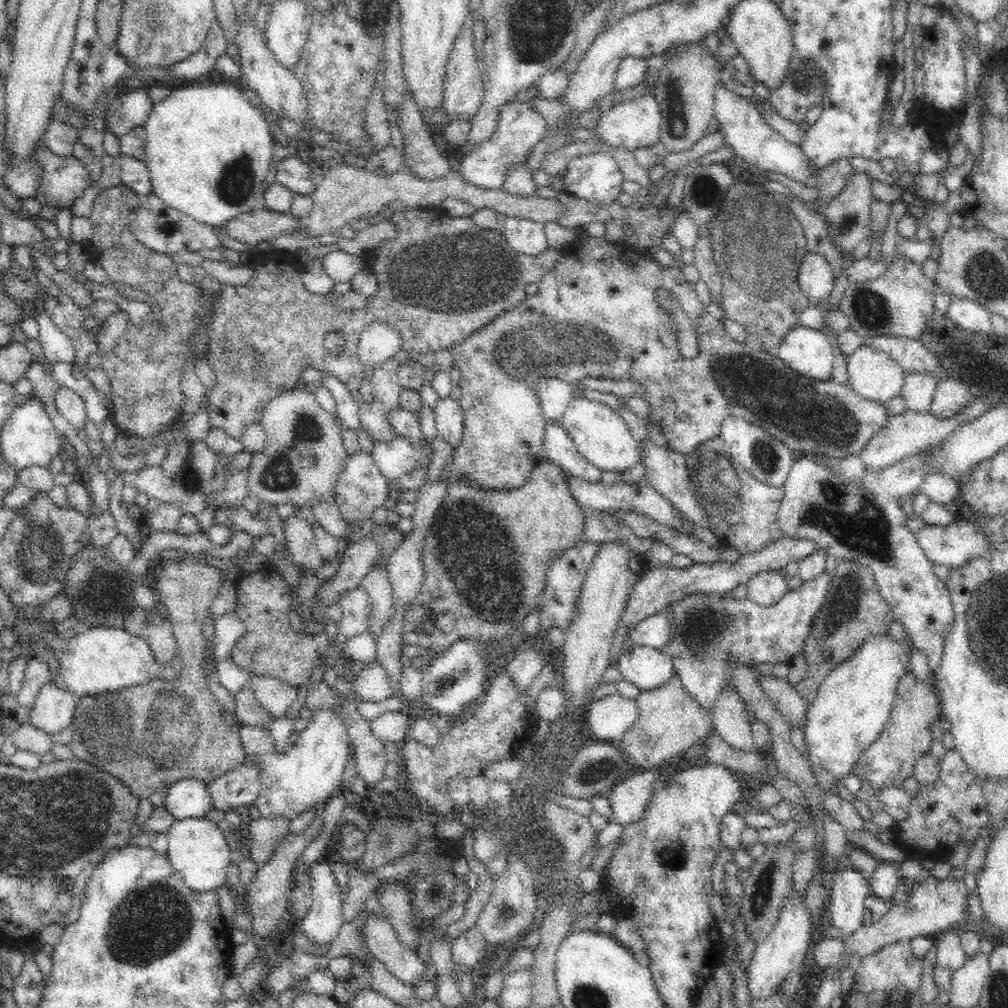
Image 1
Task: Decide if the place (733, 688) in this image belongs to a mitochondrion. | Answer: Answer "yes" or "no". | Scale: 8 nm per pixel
no

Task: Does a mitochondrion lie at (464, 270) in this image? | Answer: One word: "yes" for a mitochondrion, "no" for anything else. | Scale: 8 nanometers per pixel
yes

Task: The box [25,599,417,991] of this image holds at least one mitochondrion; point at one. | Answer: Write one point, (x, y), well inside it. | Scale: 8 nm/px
(152, 925)

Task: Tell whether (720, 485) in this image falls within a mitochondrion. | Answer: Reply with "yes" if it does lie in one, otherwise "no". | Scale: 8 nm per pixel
yes

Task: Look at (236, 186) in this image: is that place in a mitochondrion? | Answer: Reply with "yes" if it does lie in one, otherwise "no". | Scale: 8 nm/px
yes

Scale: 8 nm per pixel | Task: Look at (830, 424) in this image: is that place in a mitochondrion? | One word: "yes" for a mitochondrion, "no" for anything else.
yes

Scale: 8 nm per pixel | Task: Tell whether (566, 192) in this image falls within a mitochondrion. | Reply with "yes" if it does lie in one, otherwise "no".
no

